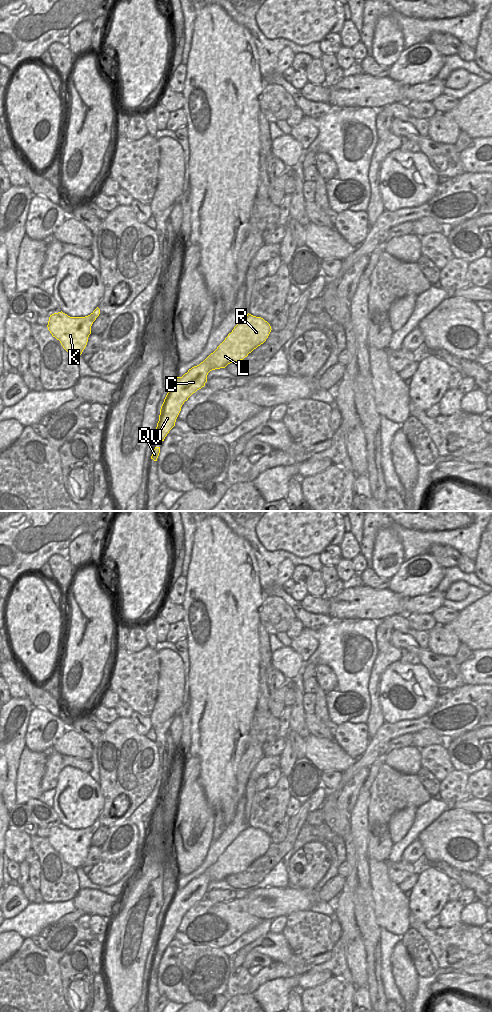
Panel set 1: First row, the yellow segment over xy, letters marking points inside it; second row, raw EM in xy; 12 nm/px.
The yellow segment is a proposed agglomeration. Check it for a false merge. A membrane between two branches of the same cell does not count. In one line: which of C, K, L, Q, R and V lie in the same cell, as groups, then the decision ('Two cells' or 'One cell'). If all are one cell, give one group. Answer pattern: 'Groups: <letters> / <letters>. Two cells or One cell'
Groups: C K L Q R V. One cell.

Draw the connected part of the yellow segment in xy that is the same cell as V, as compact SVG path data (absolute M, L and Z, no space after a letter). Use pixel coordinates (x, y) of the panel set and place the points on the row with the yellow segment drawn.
M248 313L203 362L189 369L182 377L174 377L160 409L153 441L164 441L175 426L182 405L205 386L210 371L243 360L266 341L271 330L270 324L263 318Z

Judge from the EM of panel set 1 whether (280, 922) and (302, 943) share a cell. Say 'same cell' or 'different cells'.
different cells

